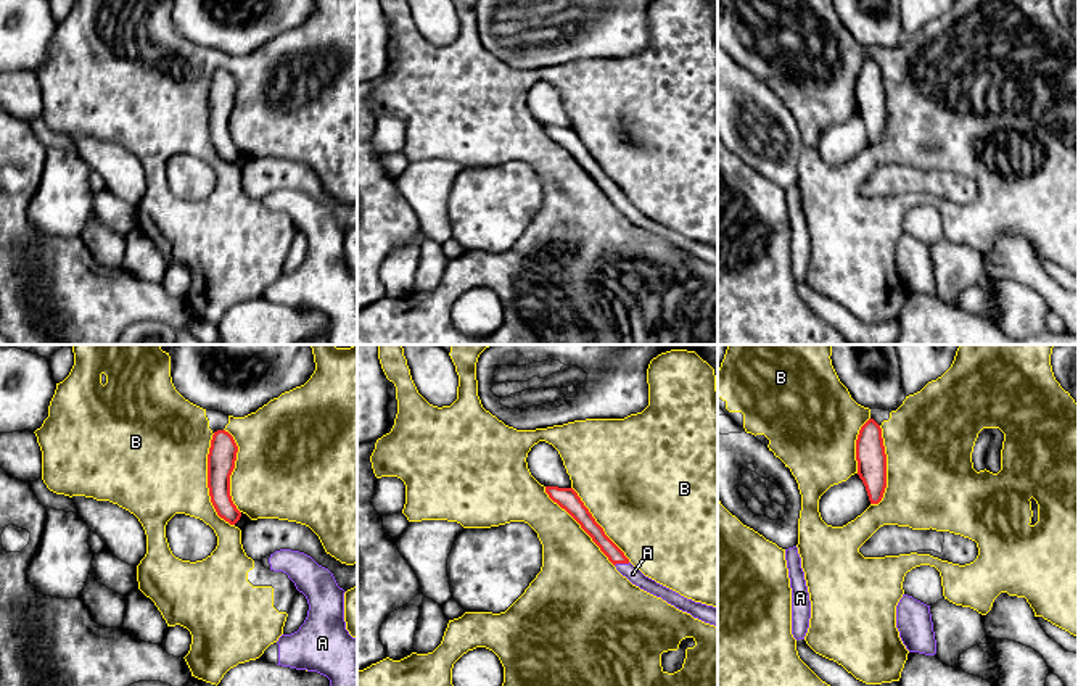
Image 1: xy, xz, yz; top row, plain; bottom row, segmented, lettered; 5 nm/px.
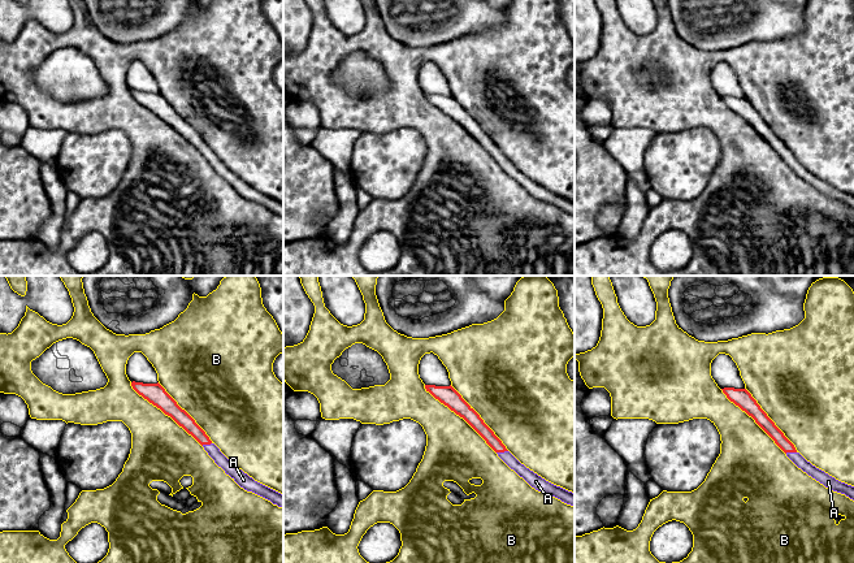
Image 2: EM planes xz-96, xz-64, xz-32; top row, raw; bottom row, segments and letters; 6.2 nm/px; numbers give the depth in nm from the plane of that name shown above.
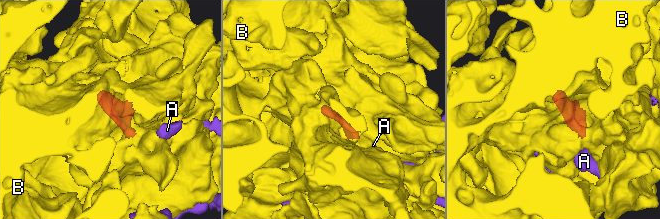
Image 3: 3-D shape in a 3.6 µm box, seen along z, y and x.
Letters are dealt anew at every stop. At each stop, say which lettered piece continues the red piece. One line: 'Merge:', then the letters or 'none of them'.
Merge: none of them

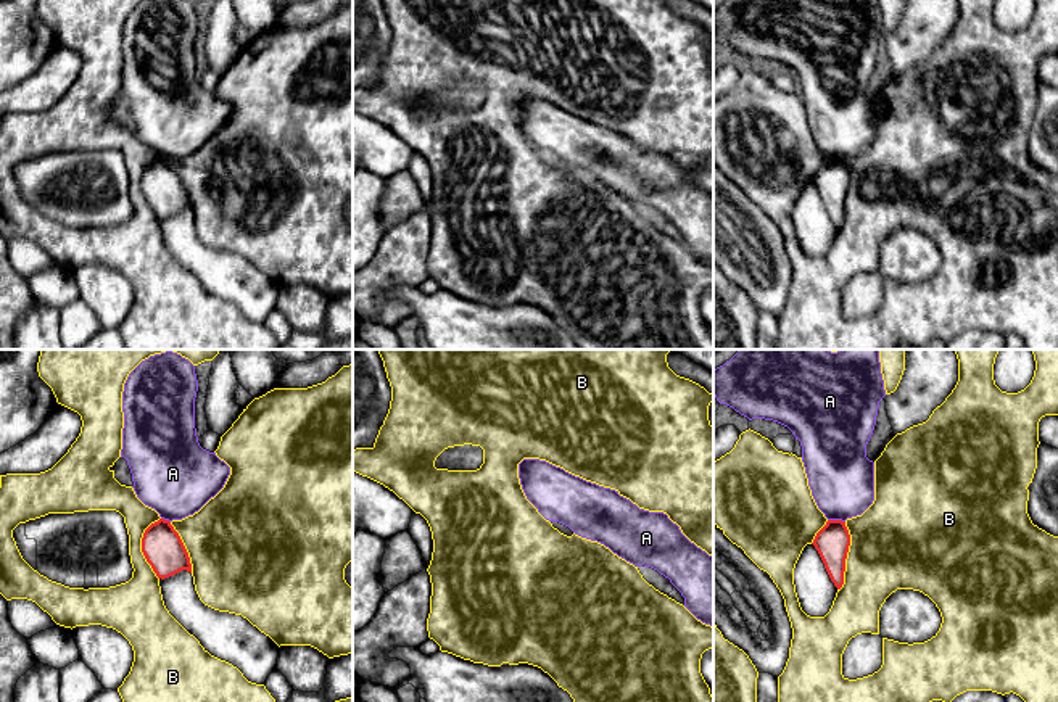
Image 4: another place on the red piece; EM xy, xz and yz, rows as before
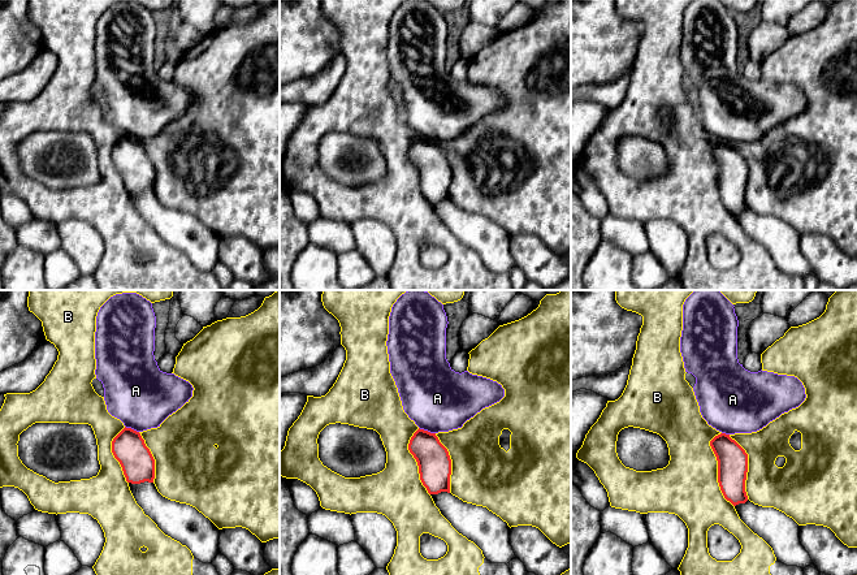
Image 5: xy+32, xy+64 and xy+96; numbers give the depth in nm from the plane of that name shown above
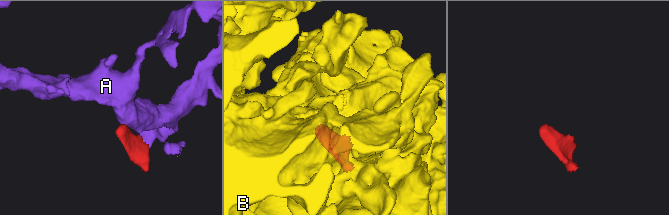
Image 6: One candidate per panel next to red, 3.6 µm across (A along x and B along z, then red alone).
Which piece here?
Merge: A

